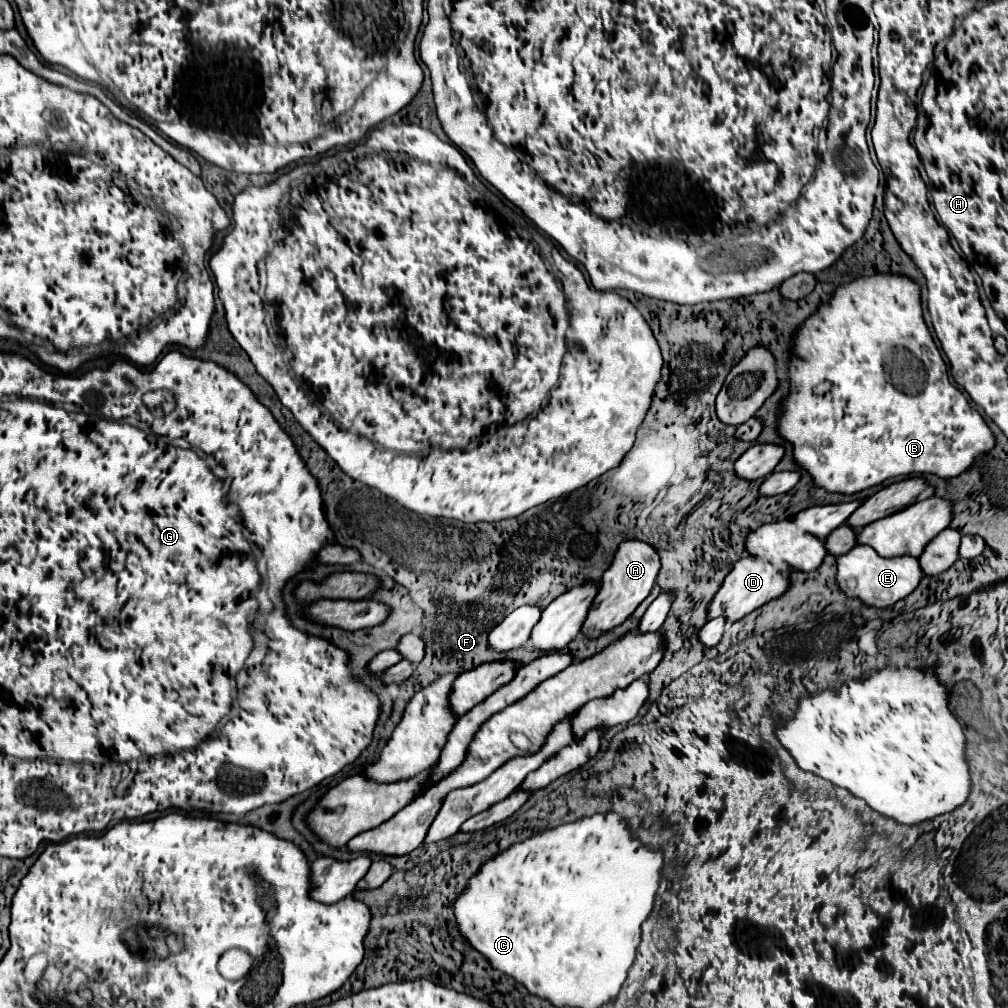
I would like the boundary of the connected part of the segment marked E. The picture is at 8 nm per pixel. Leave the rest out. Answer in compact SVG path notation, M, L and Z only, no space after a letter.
M856 544L850 552L838 556L838 582L840 588L848 596L858 596L868 606L884 608L892 606L898 600L906 598L924 578L924 570L920 568L920 560L914 556L896 556L896 558L882 558L872 546Z

